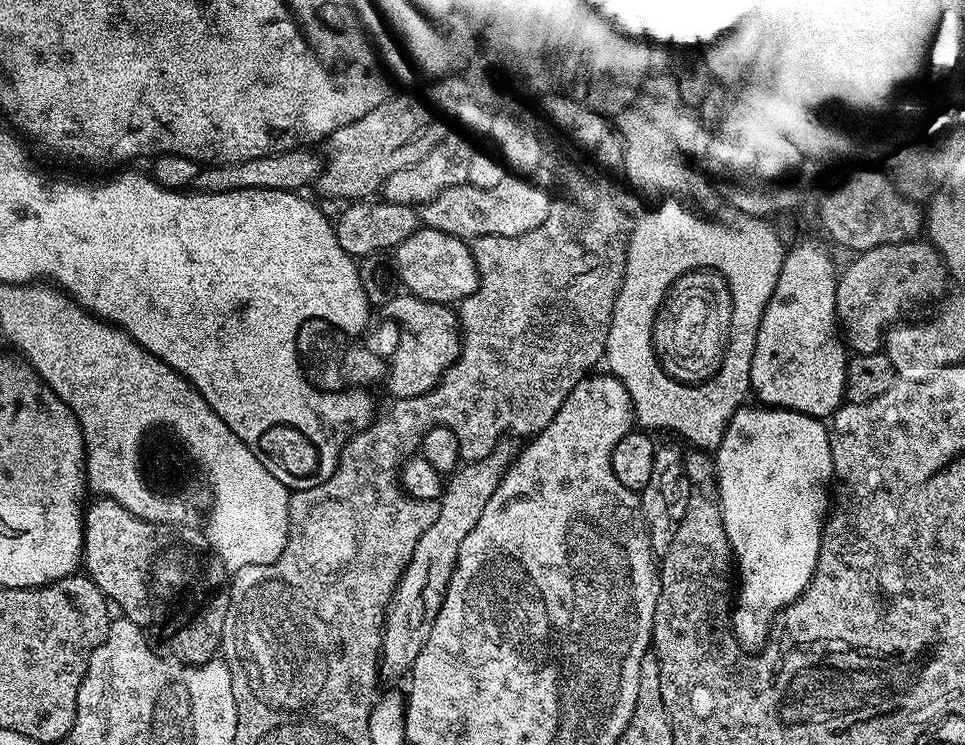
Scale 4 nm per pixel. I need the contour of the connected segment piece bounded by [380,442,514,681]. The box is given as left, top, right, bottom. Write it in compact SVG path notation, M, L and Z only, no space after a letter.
M501 442L486 458L465 463L445 483L443 495L438 501L434 526L430 526L430 530L426 530L426 534L418 540L418 546L414 546L414 554L388 608L380 647L380 676L383 679L403 681L411 673L418 654L422 654L422 646L426 646L426 638L430 638L438 610L442 610L462 542L466 542L470 530L478 526L482 510L486 510L486 502L490 502L494 490L498 490L500 480L513 460L514 448L512 452L508 442Z

